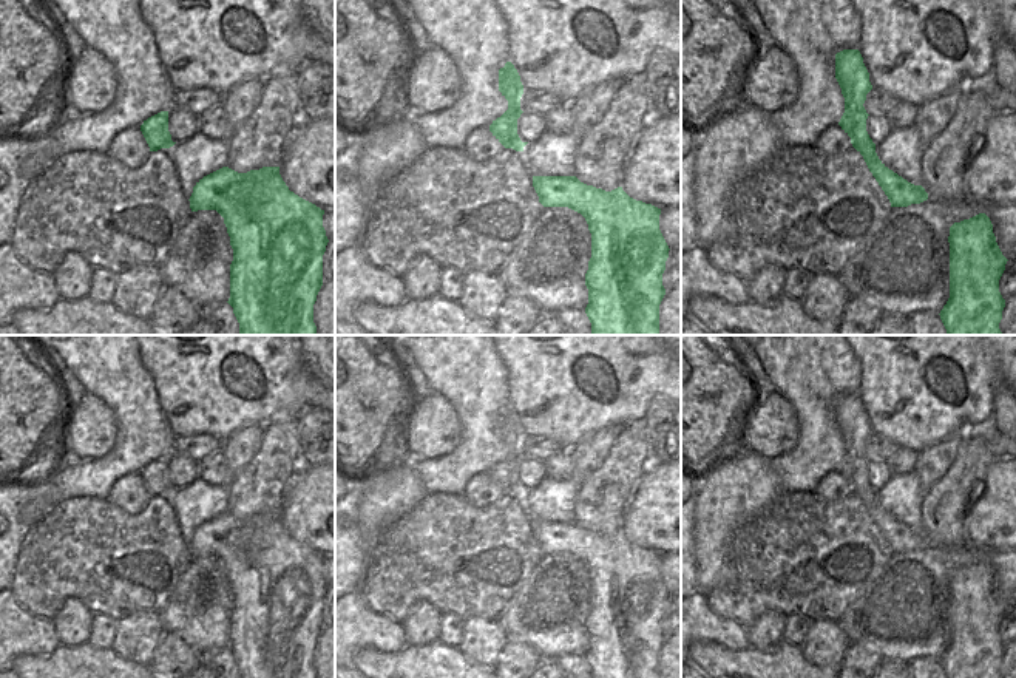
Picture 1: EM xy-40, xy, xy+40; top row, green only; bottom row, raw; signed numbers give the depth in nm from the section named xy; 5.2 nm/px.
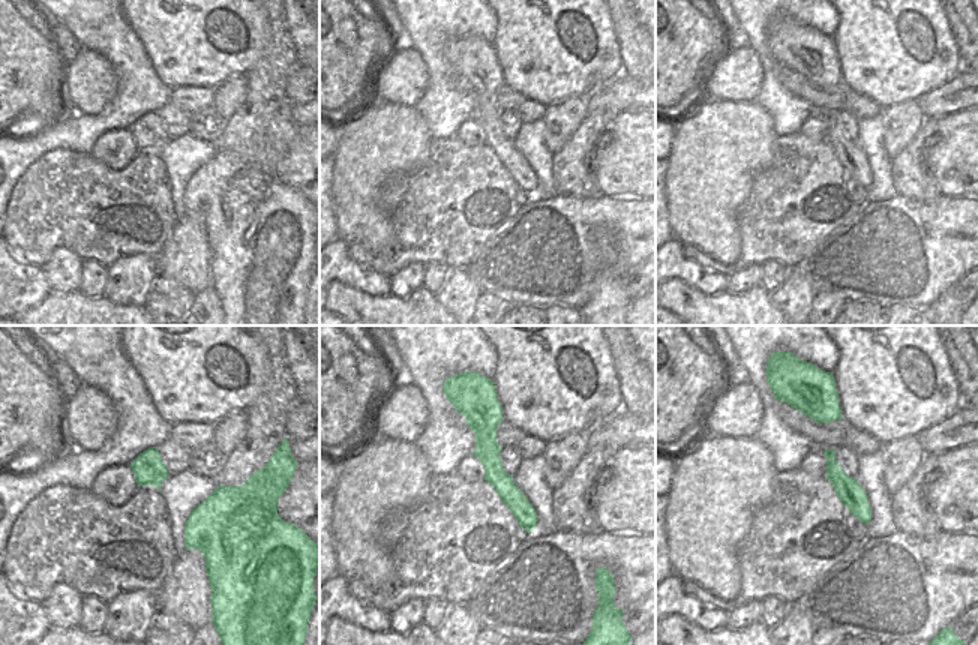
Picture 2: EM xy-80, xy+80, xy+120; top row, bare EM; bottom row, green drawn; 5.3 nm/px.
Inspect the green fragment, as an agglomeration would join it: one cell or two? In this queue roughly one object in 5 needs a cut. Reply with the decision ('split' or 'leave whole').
leave whole

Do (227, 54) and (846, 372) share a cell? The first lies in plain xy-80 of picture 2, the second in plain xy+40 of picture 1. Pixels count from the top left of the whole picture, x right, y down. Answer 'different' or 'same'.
different

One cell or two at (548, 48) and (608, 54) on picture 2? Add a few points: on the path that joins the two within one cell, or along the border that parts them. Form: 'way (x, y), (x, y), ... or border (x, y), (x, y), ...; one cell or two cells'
way (563, 48), (584, 63), (593, 59); one cell

